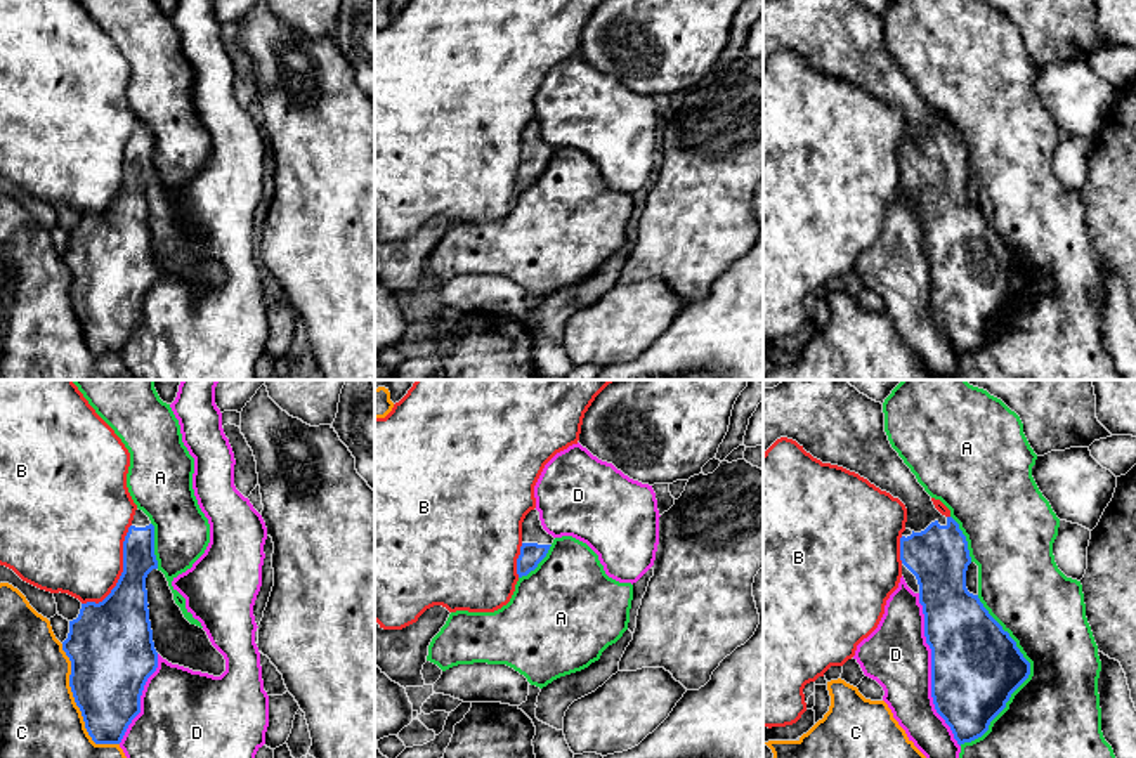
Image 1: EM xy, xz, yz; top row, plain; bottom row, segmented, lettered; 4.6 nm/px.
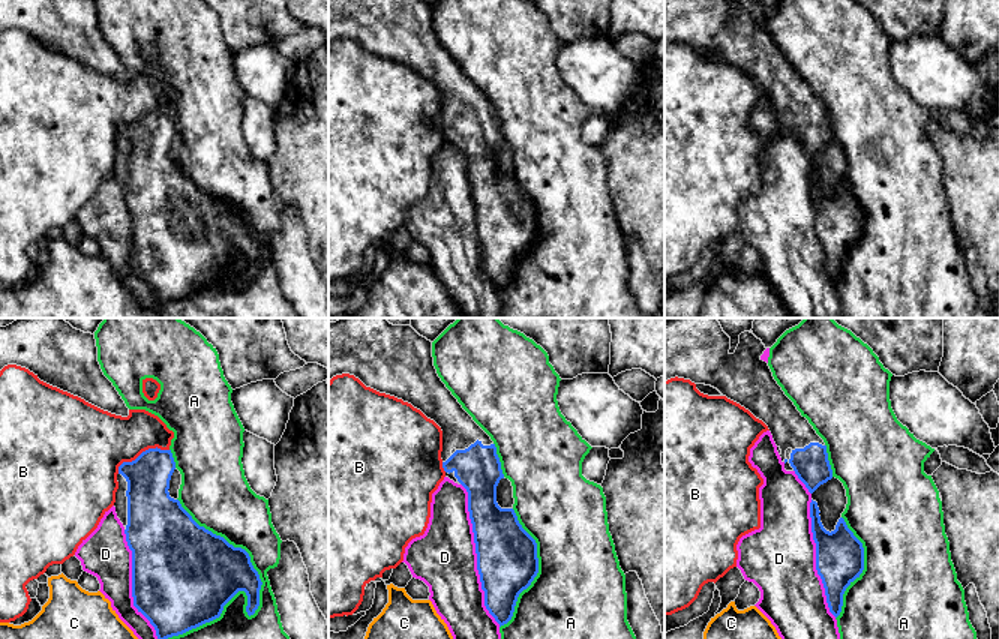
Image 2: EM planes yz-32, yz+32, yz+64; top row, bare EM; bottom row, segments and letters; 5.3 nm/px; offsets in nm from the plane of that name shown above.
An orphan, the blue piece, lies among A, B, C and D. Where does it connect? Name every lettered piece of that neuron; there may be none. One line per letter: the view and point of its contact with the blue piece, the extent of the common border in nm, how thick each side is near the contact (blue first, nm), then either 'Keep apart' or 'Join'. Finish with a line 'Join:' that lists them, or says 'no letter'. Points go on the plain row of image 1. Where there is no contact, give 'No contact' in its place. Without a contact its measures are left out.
A: Touches blue at yz (1027, 288). Shared border 700 nm. Thickness 420 nm (blue) against 460 nm. Keep apart
B: Touches blue at xy (122, 184). Shared border 440 nm. Thickness 280 nm (blue) against 440 nm. Keep apart
C: Touches blue at xy (77, 316). Shared border 550 nm. Thickness 360 nm (blue) against 420 nm. Keep apart
D: Touches blue at yz (932, 281). Shared border 750 nm. Thickness 420 nm (blue) against 300 nm. Keep apart
Join: no letter

